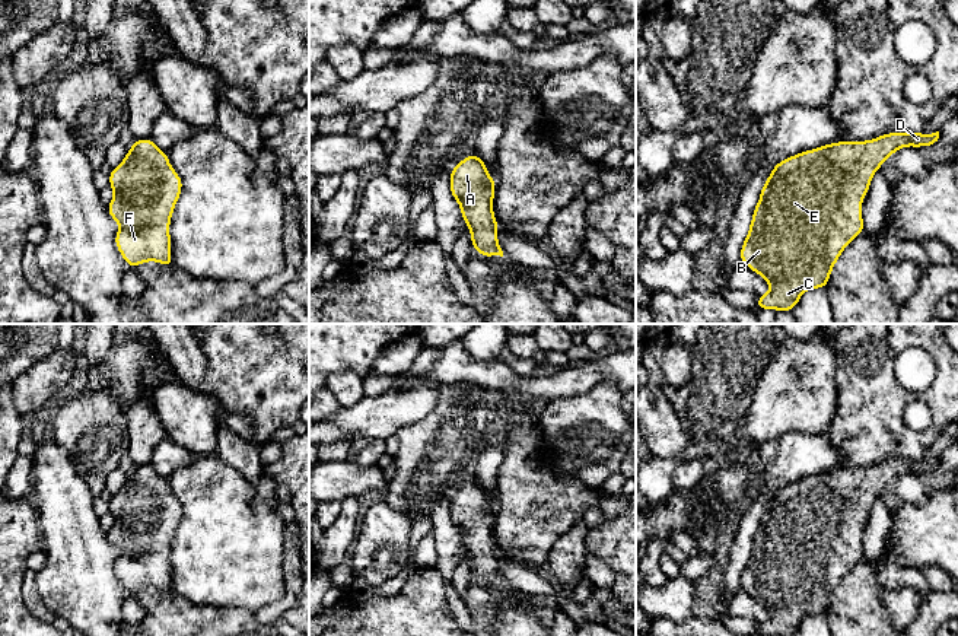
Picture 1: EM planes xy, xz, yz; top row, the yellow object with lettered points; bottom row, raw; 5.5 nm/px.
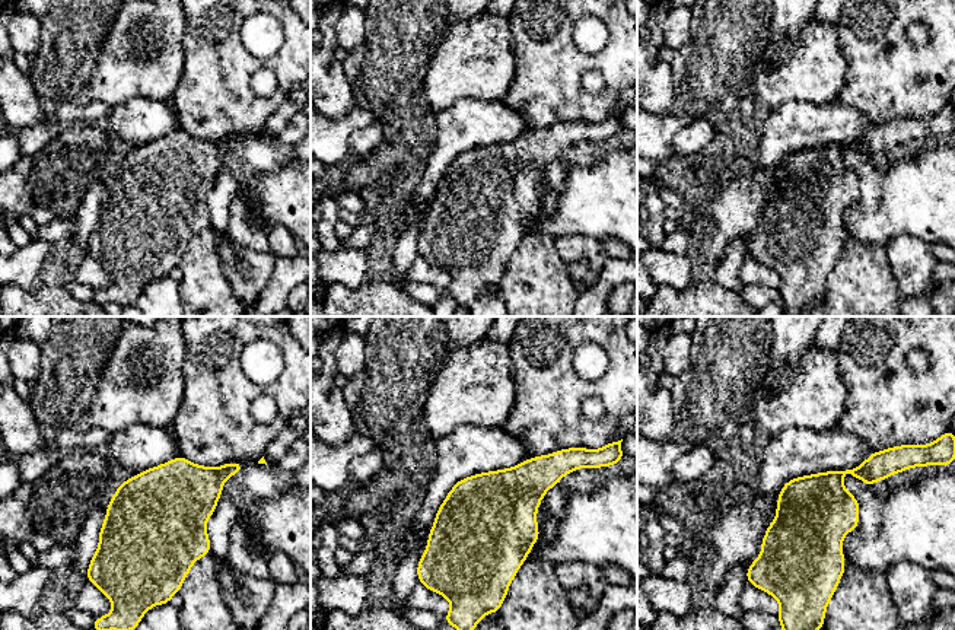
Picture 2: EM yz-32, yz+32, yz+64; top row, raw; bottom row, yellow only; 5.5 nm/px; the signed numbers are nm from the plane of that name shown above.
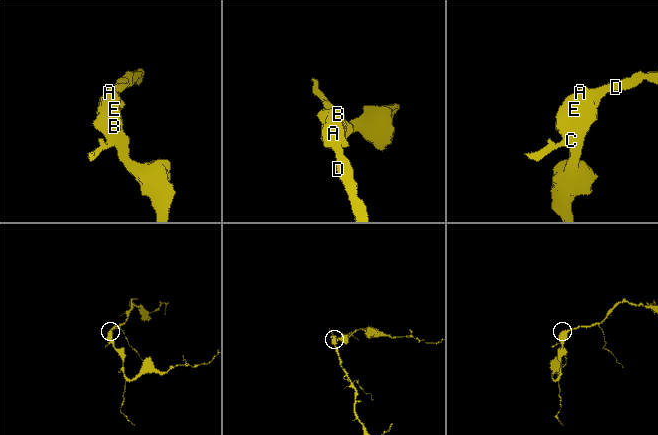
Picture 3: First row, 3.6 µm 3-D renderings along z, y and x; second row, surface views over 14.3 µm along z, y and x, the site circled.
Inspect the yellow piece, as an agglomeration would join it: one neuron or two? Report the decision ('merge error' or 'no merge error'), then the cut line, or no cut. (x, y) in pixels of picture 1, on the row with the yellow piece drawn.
no merge error; no cut

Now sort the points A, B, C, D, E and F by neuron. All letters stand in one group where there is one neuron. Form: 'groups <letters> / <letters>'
groups A B C D E F

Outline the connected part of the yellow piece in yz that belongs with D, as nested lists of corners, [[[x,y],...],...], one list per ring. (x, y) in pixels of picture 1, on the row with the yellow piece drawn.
[[[939,131],[888,133],[866,141],[830,143],[779,162],[763,185],[741,248],[741,263],[770,284],[757,308],[790,312],[805,290],[827,287],[843,249],[863,233],[862,201],[873,174],[901,147],[935,146],[938,139]]]

